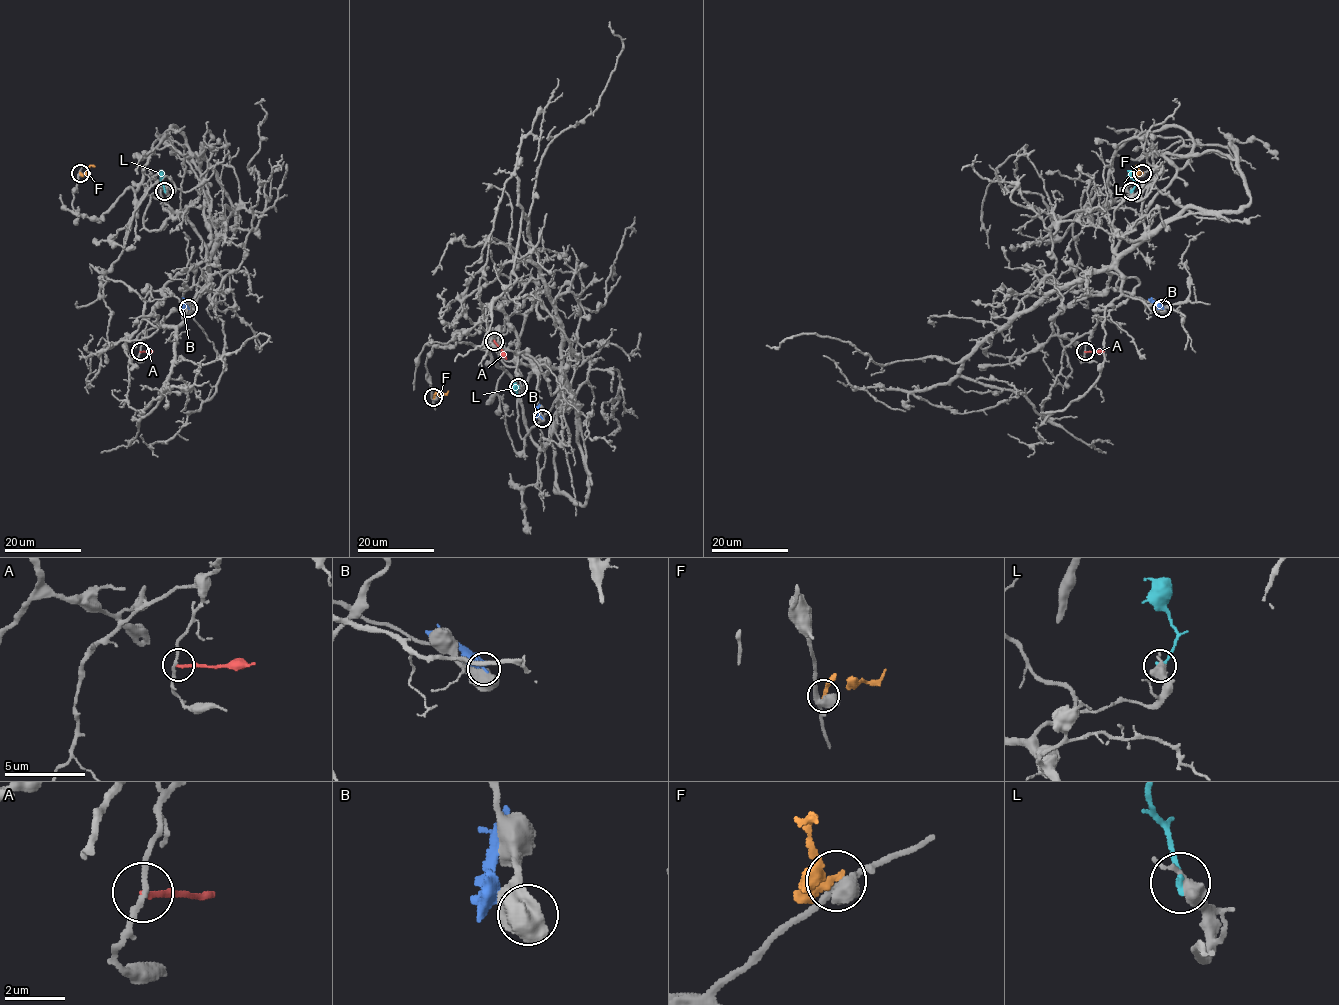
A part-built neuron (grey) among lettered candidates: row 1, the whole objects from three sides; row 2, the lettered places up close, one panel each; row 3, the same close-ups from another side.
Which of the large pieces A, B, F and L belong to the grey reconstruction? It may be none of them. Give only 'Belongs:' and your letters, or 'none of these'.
Belongs: none of these

